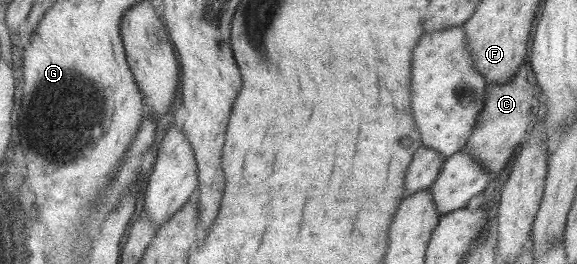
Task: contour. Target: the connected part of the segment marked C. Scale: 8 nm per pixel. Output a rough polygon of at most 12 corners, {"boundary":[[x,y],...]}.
{"boundary":[[523,68],[485,85],[466,142],[489,174],[526,136],[530,84]]}

